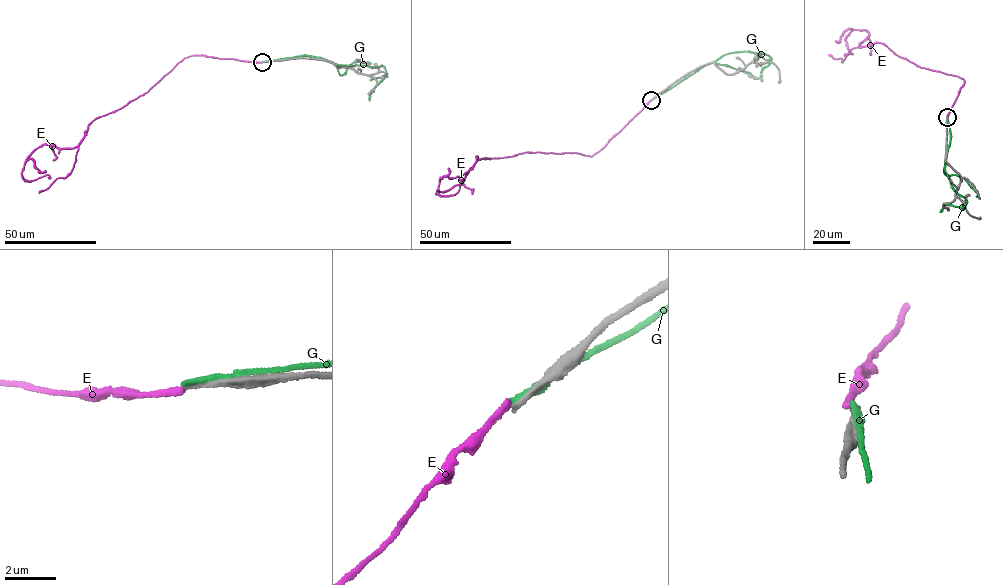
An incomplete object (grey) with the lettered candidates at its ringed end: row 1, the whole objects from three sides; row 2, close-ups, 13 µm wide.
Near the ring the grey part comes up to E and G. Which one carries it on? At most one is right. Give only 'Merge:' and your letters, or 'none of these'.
Merge: none of these

